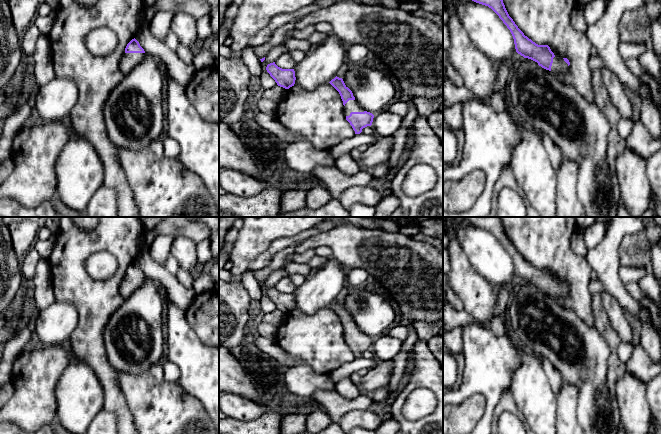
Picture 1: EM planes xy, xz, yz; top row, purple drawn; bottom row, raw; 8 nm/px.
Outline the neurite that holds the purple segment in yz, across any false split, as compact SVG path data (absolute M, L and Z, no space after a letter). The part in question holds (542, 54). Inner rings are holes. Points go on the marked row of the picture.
M472 0L476 3L491 8L510 30L518 54L524 58L531 59L542 68L558 73L568 71L570 62L567 58L555 56L548 45L538 45L529 39L518 28L513 19L509 16L503 0Z

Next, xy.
M134 38L125 48L125 53L119 64L124 75L128 74L140 61L145 57L145 51L140 46L139 42Z

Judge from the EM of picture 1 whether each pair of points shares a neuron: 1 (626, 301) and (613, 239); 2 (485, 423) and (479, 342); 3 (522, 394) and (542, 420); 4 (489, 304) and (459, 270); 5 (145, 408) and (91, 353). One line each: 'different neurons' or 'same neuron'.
1: same neuron
2: same neuron
3: same neuron
4: same neuron
5: different neurons

